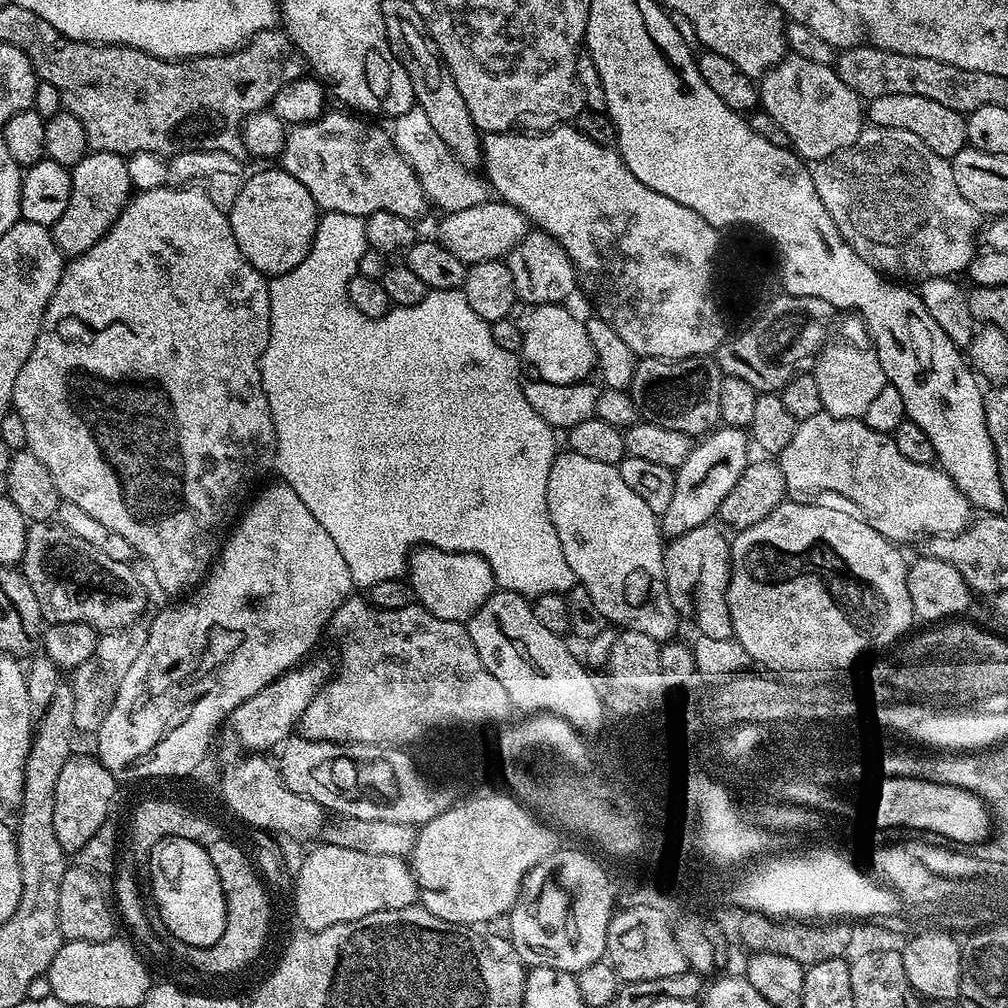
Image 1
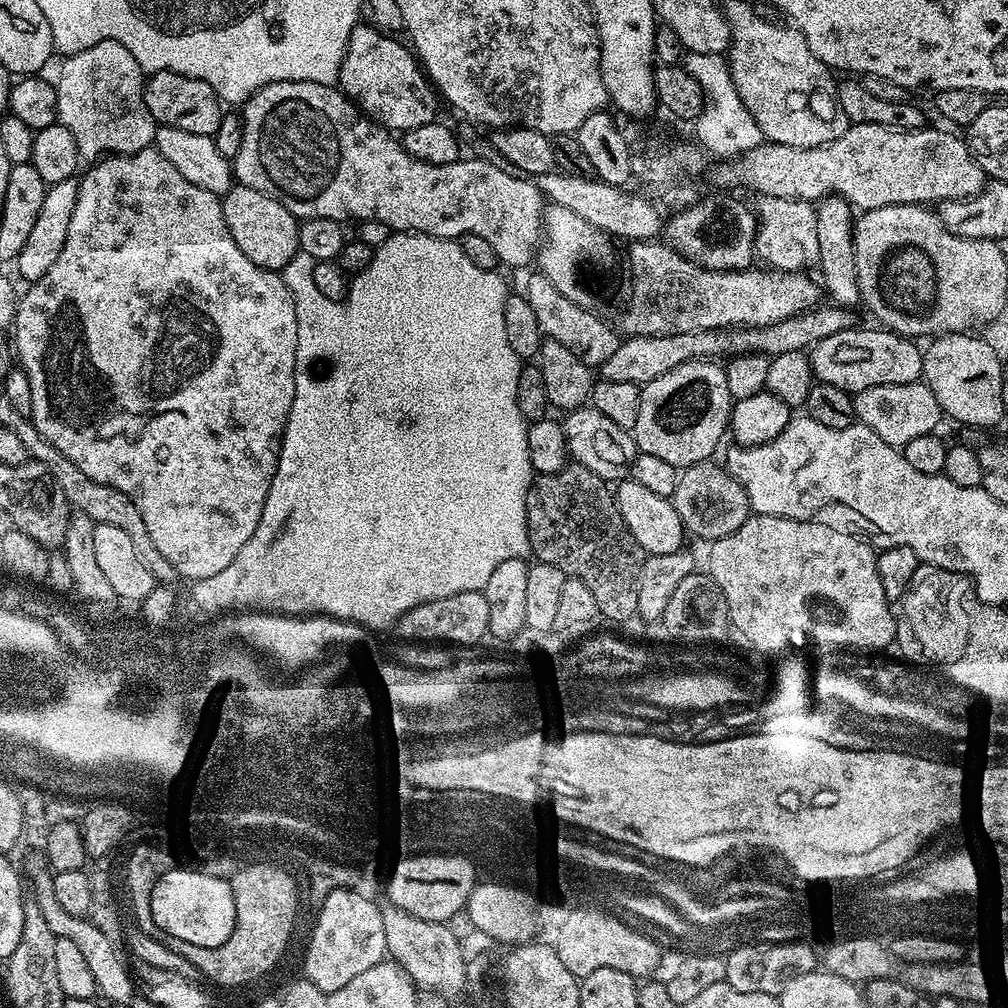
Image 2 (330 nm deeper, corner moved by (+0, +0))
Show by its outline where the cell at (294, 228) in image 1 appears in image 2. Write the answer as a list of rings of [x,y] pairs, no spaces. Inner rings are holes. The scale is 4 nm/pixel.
[[[237,183],[223,196],[222,203],[230,238],[238,242],[238,250],[242,250],[250,262],[269,268],[272,272],[280,272],[288,265],[290,258],[294,258],[300,251],[300,224],[297,217],[292,216],[286,206],[282,206],[282,202]]]

